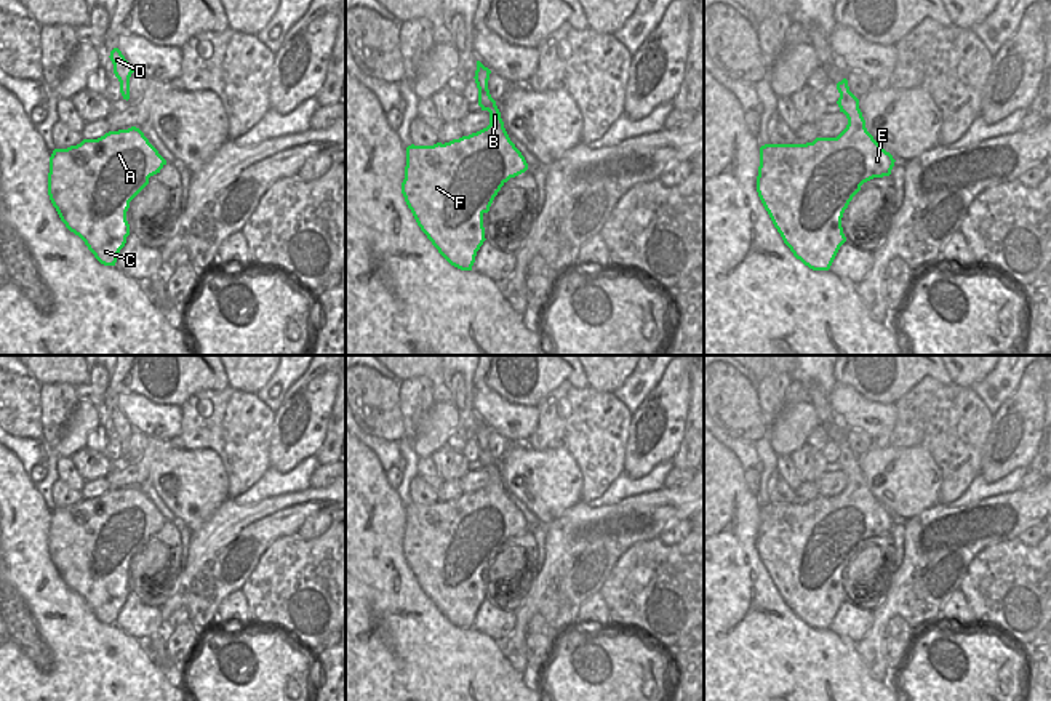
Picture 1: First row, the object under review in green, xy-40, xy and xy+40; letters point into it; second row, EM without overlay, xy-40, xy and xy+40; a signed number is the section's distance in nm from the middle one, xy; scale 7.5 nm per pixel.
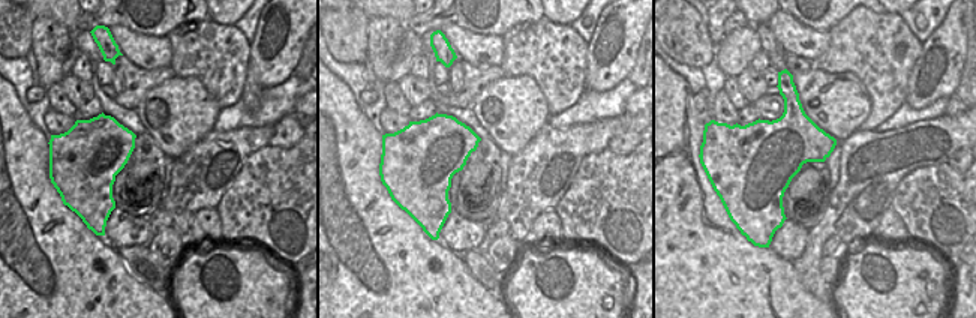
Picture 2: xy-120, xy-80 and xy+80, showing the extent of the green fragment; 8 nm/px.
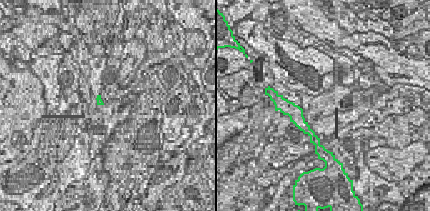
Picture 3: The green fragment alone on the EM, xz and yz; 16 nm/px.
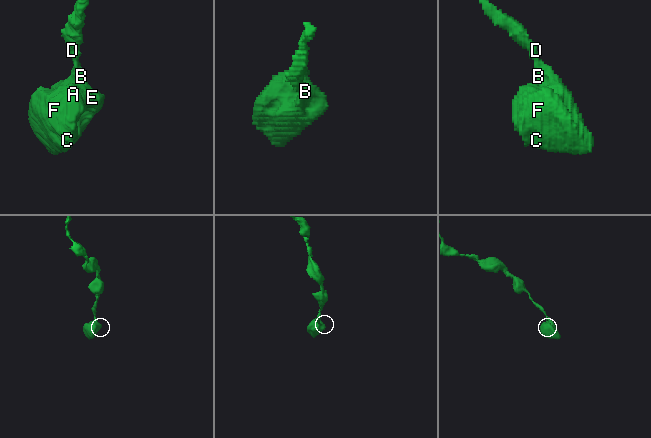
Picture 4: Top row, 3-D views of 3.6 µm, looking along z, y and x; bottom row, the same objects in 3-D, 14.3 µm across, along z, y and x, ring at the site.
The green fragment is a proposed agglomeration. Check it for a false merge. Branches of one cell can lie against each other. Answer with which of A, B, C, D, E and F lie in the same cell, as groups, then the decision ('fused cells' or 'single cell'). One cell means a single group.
groups A B C D E F; single cell

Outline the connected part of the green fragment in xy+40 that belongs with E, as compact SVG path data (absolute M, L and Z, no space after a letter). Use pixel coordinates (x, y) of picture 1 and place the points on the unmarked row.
M848 439L837 448L848 477L837 496L760 506L758 555L784 602L813 629L829 629L846 600L841 576L861 544L889 535L896 520L867 490Z

